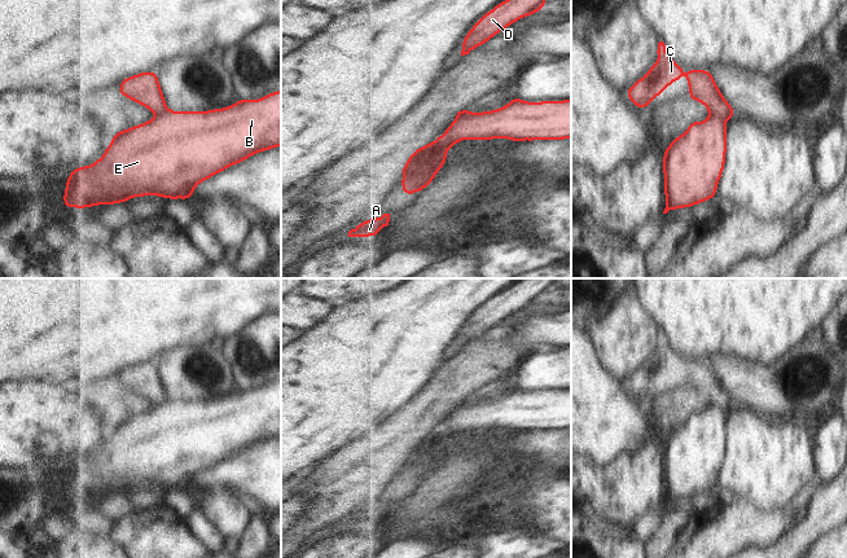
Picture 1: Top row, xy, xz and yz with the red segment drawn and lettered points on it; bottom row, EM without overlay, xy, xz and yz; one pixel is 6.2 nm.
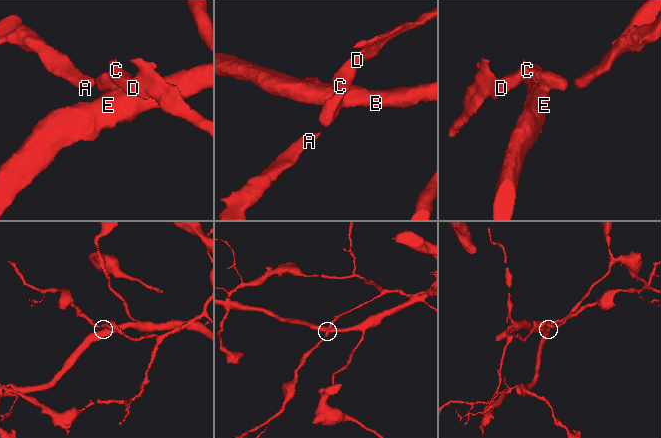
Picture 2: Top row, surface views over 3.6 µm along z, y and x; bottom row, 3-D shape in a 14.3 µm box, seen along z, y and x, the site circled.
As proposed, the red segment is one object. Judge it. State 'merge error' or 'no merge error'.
merge error

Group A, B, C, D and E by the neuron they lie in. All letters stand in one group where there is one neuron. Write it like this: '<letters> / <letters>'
A C D / B E

